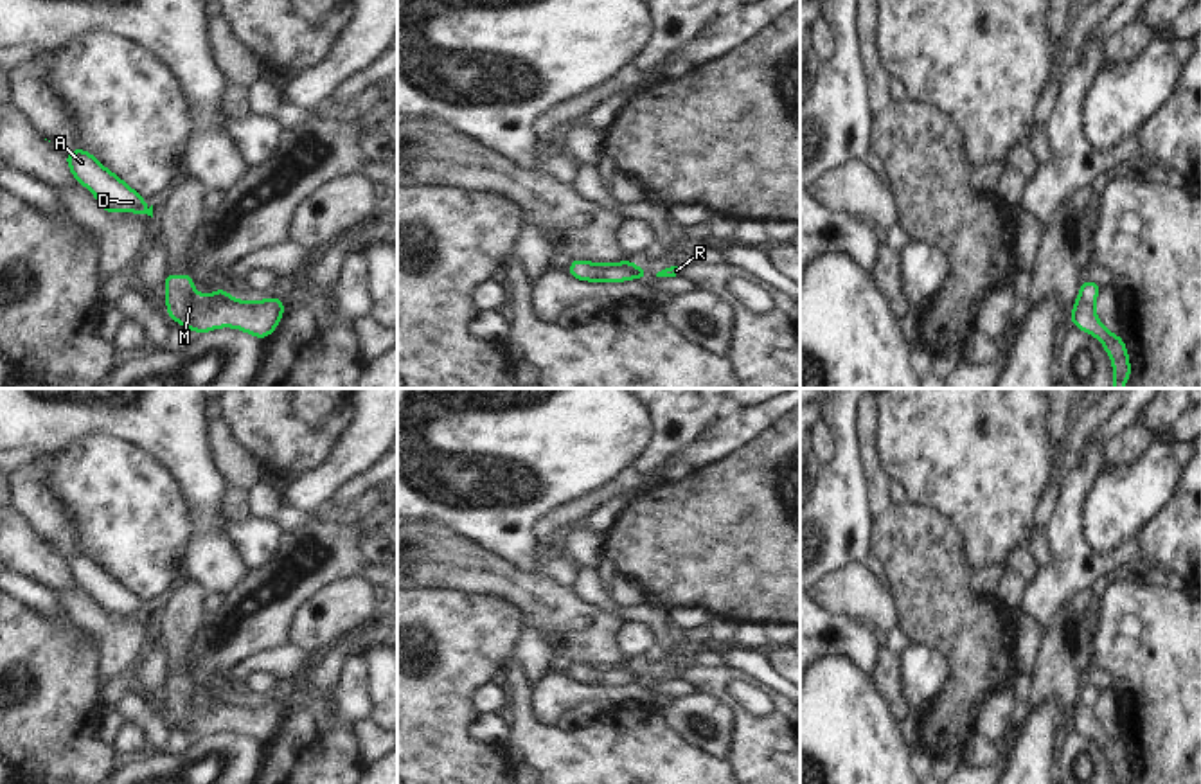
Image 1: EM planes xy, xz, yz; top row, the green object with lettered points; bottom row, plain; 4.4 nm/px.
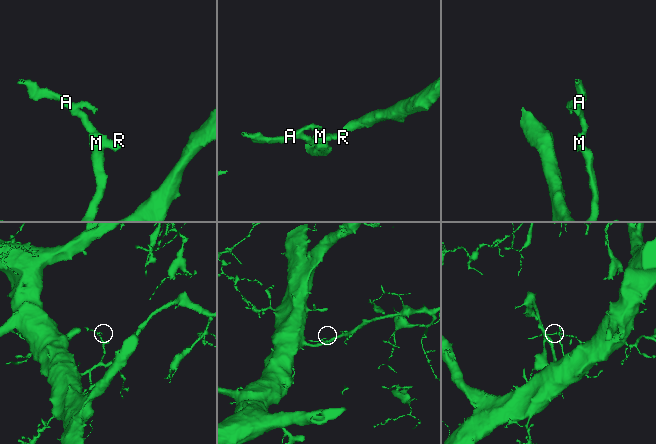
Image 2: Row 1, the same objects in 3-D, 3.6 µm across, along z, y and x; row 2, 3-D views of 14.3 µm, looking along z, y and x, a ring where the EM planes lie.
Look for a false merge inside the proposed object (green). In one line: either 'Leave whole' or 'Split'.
Split.

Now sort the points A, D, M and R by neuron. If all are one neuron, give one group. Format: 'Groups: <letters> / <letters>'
Groups: A D / M R.

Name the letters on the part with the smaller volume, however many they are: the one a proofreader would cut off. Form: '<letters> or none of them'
A, D

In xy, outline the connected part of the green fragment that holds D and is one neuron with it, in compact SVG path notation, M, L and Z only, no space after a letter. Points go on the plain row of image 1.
M72 552L65 556L72 579L83 586L106 615L135 615L153 620L153 608L124 586L115 575L108 574L92 556Z

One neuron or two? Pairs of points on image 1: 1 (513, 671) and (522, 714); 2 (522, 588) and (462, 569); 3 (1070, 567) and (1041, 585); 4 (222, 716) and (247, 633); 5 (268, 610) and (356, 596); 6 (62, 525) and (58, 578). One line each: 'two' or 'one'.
1: one
2: one
3: one
4: two
5: two
6: two

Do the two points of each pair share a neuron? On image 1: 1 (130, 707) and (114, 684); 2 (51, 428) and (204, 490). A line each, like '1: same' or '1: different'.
1: different
2: same

